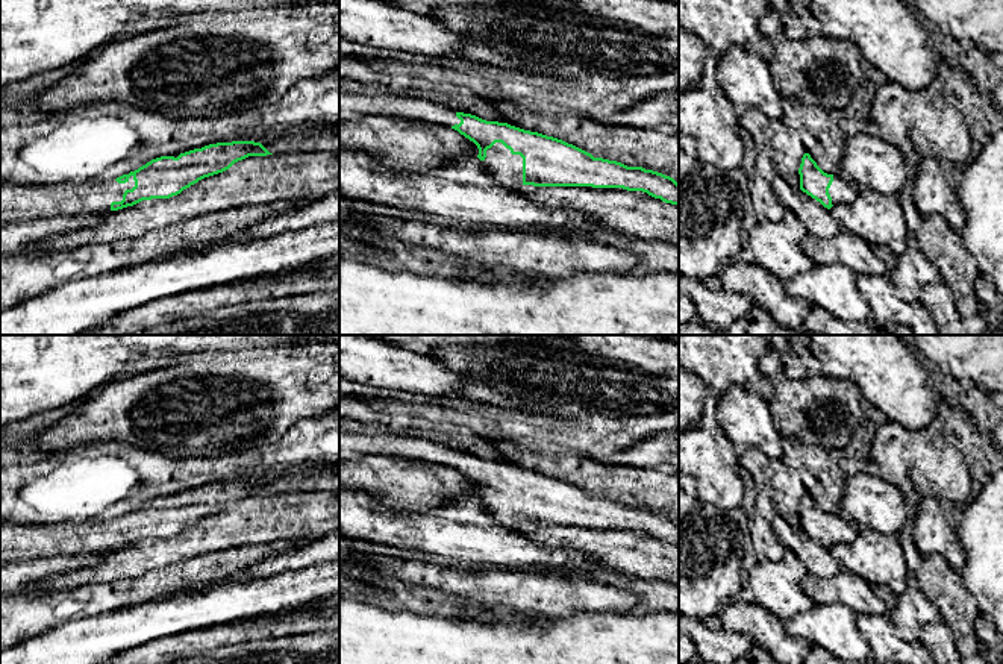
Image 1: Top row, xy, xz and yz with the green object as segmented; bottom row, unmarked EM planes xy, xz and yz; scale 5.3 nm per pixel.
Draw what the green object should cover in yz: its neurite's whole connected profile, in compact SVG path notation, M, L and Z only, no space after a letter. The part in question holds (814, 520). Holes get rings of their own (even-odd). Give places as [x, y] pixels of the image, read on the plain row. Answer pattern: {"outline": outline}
{"outline": "M805 493L798 508L800 529L830 549L838 543L850 543L858 537L859 526L839 514L824 512L809 493Z"}

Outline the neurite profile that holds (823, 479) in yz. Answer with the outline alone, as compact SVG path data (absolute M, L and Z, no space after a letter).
M783 437L782 462L798 475L806 493L827 514L839 514L847 476L838 465L838 455L821 446Z

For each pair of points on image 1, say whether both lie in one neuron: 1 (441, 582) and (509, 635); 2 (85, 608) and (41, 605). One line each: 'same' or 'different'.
1: different
2: same

